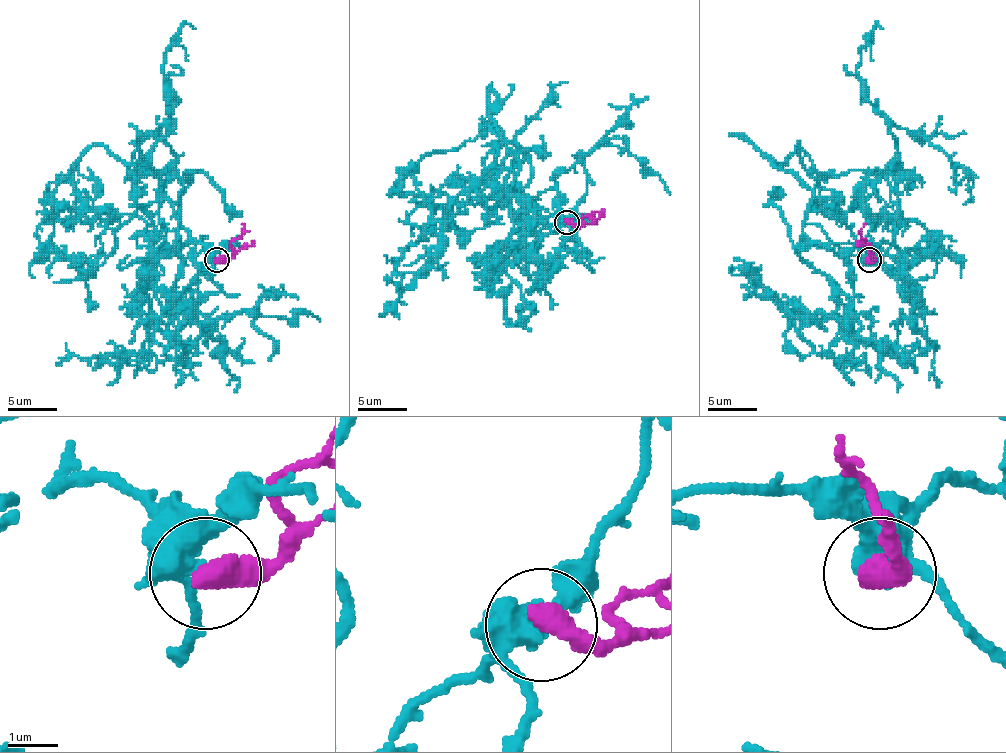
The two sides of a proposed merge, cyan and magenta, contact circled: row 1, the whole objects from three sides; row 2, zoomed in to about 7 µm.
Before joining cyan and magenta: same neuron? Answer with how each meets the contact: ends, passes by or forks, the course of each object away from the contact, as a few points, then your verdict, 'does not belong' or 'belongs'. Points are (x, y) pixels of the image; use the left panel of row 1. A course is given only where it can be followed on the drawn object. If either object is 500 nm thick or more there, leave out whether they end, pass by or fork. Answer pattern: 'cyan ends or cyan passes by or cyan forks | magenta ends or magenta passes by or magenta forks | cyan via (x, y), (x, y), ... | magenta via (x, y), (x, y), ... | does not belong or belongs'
cyan via (217, 258), (200, 243), (161, 253), (178, 241), (146, 275), (181, 297), (188, 316), (320, 321) | magenta via (217, 260), (229, 258), (229, 243), (239, 236), (242, 224) | does not belong

